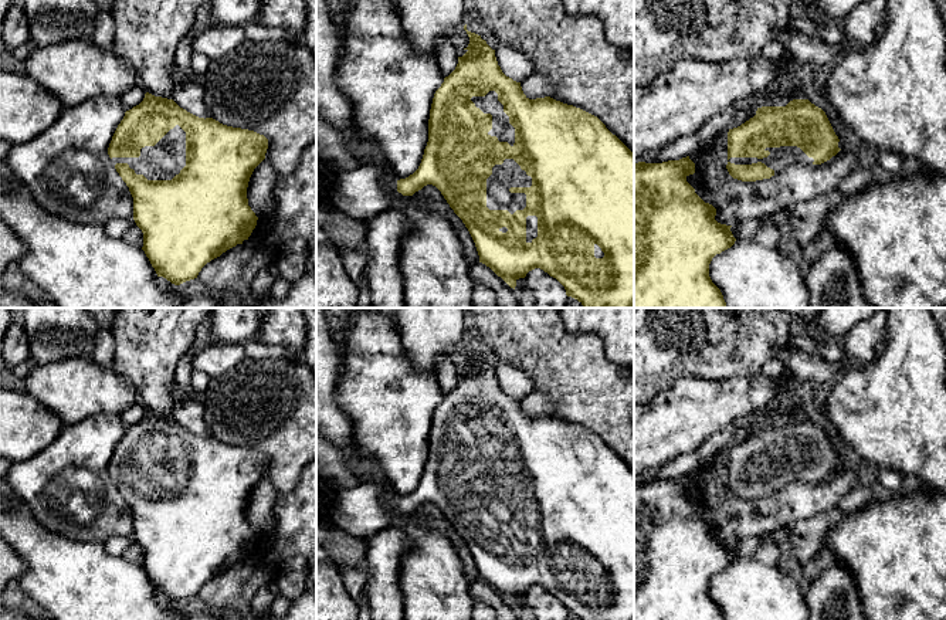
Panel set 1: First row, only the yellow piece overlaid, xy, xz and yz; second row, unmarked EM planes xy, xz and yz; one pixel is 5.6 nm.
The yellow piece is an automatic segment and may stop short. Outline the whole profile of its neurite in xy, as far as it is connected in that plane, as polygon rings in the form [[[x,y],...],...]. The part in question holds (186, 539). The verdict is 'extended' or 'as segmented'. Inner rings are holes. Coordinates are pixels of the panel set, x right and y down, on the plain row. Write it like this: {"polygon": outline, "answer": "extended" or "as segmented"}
{"polygon": [[[149,410],[139,423],[125,430],[108,472],[133,515],[133,538],[143,550],[142,568],[157,594],[174,603],[194,597],[207,580],[248,558],[258,535],[248,524],[247,505],[254,487],[265,477],[267,467],[268,457],[264,453],[227,444],[213,436],[199,436],[173,417]]], "answer": "extended"}

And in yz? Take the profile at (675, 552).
{"polygon": [[[689,474],[662,481],[634,481],[634,620],[725,620],[709,594],[709,582],[736,556],[732,543],[718,541],[716,526],[705,521],[686,499],[694,491],[695,481]]], "answer": "as segmented"}

